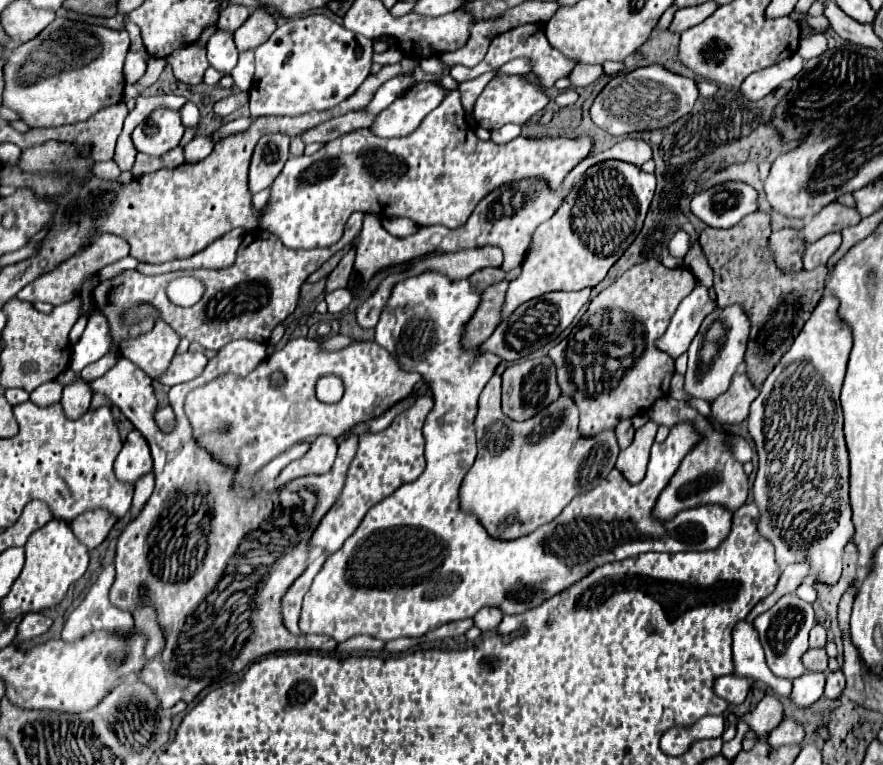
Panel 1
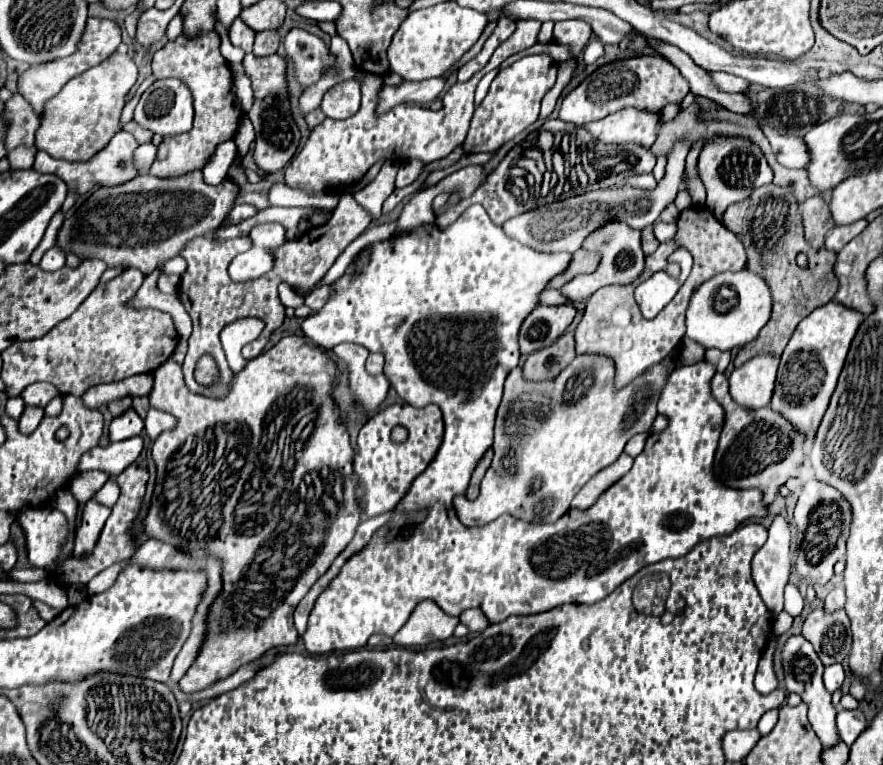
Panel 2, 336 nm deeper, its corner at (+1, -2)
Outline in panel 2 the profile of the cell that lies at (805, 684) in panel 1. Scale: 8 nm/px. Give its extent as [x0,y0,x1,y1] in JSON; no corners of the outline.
[823,663,845,693]

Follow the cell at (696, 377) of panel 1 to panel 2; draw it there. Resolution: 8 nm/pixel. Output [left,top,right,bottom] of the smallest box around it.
[685,269,771,351]

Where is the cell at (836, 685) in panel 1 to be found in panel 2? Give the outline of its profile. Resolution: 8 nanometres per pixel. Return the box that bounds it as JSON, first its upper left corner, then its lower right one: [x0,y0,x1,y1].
[837,709,867,745]

